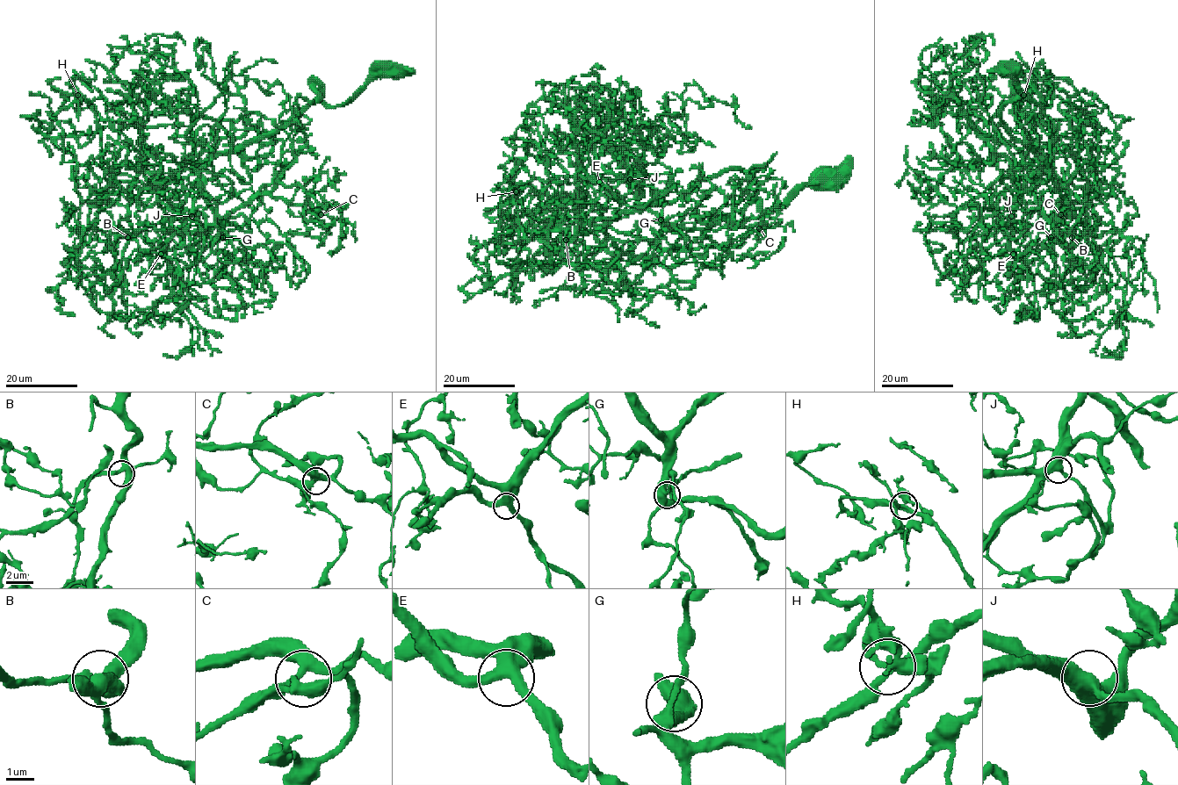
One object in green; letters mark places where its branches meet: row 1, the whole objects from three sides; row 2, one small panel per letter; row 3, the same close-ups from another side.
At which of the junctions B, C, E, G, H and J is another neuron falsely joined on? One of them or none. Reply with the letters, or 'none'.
none

